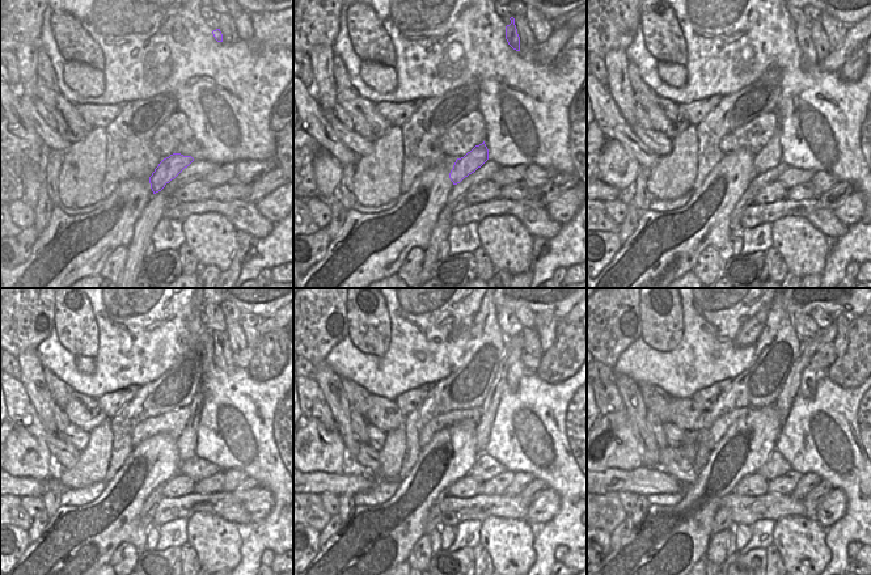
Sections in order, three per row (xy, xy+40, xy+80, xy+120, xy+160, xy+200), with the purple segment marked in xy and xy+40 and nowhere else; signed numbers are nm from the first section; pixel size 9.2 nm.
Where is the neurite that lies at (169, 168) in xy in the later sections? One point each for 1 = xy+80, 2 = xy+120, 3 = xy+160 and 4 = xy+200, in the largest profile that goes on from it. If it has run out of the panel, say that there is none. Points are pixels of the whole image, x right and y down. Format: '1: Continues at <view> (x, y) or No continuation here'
1: Continues at xy+80 (770, 156)
2: Continues at xy+120 (186, 443)
3: Continues at xy+160 (514, 345)
4: Continues at xy+200 (808, 346)

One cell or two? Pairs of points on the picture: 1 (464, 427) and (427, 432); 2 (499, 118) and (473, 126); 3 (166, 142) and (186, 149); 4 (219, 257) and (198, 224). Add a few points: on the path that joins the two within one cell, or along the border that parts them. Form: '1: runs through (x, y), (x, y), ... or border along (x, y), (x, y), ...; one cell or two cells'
1: border along (466, 419), (440, 428), (422, 447); two cells
2: border along (478, 109), (483, 119), (485, 140); two cells
3: border along (193, 138), (181, 143), (173, 152); two cells
4: runs through (218, 249), (214, 240), (206, 232); one cell

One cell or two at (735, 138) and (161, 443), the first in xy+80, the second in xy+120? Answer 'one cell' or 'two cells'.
two cells

